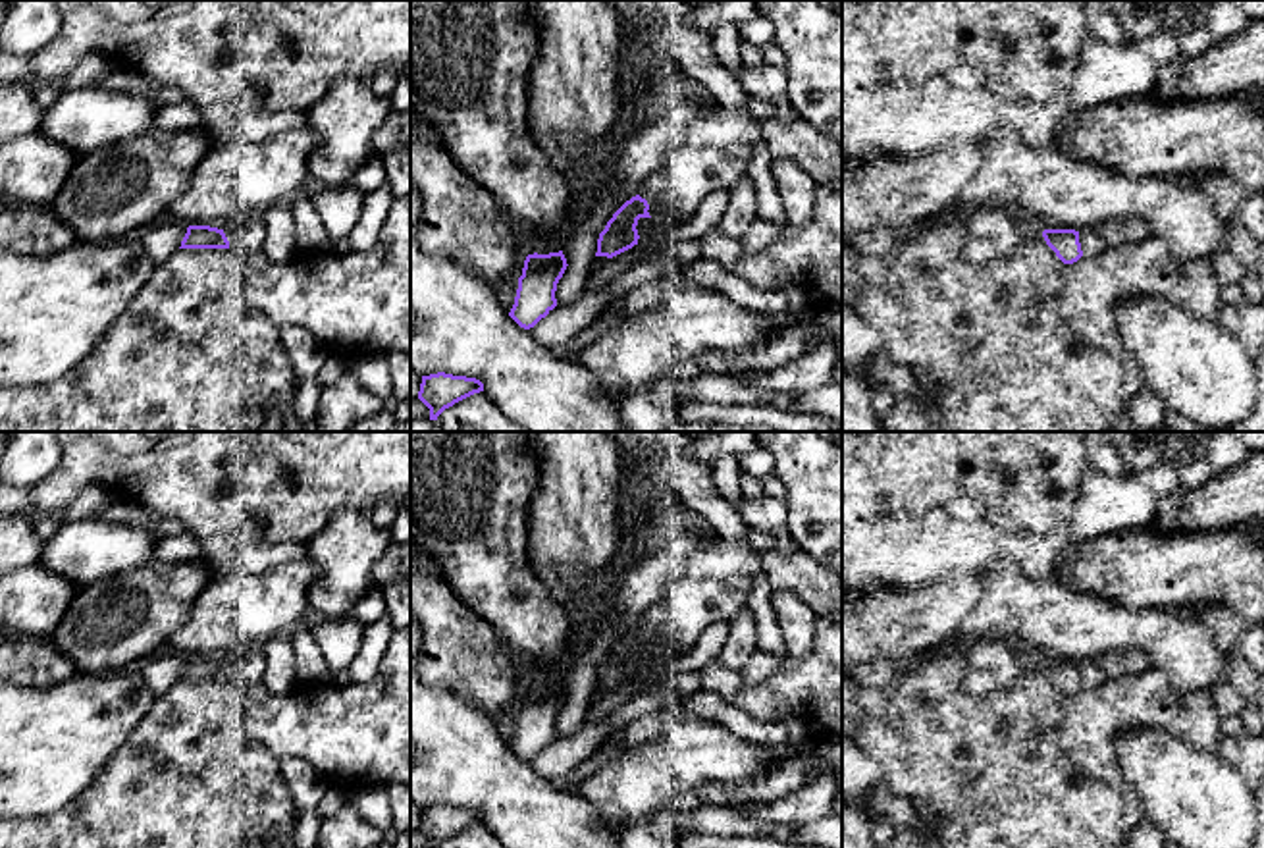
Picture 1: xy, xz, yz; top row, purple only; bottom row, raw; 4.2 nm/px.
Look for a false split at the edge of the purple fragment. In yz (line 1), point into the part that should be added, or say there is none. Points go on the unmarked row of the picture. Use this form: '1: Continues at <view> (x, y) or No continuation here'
1: No continuation here

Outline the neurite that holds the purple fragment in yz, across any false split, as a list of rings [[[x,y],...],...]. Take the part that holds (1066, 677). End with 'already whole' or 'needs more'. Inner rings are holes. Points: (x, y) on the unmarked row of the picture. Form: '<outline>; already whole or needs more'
[[[1044,661],[1042,669],[1064,696],[1073,696],[1083,688],[1075,661]]]; already whole

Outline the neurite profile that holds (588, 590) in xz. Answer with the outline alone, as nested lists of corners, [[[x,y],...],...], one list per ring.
[[[561,565],[559,576],[570,586],[574,607],[582,607],[590,617],[601,617],[605,611],[607,592],[617,576],[617,565],[611,565],[605,572],[584,572],[574,565]]]

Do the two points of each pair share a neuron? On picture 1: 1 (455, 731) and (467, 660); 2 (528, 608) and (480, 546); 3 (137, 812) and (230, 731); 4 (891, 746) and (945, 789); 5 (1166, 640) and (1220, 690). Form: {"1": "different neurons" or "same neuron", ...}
{"1": "different neurons", "2": "same neuron", "3": "same neuron", "4": "same neuron", "5": "different neurons"}

